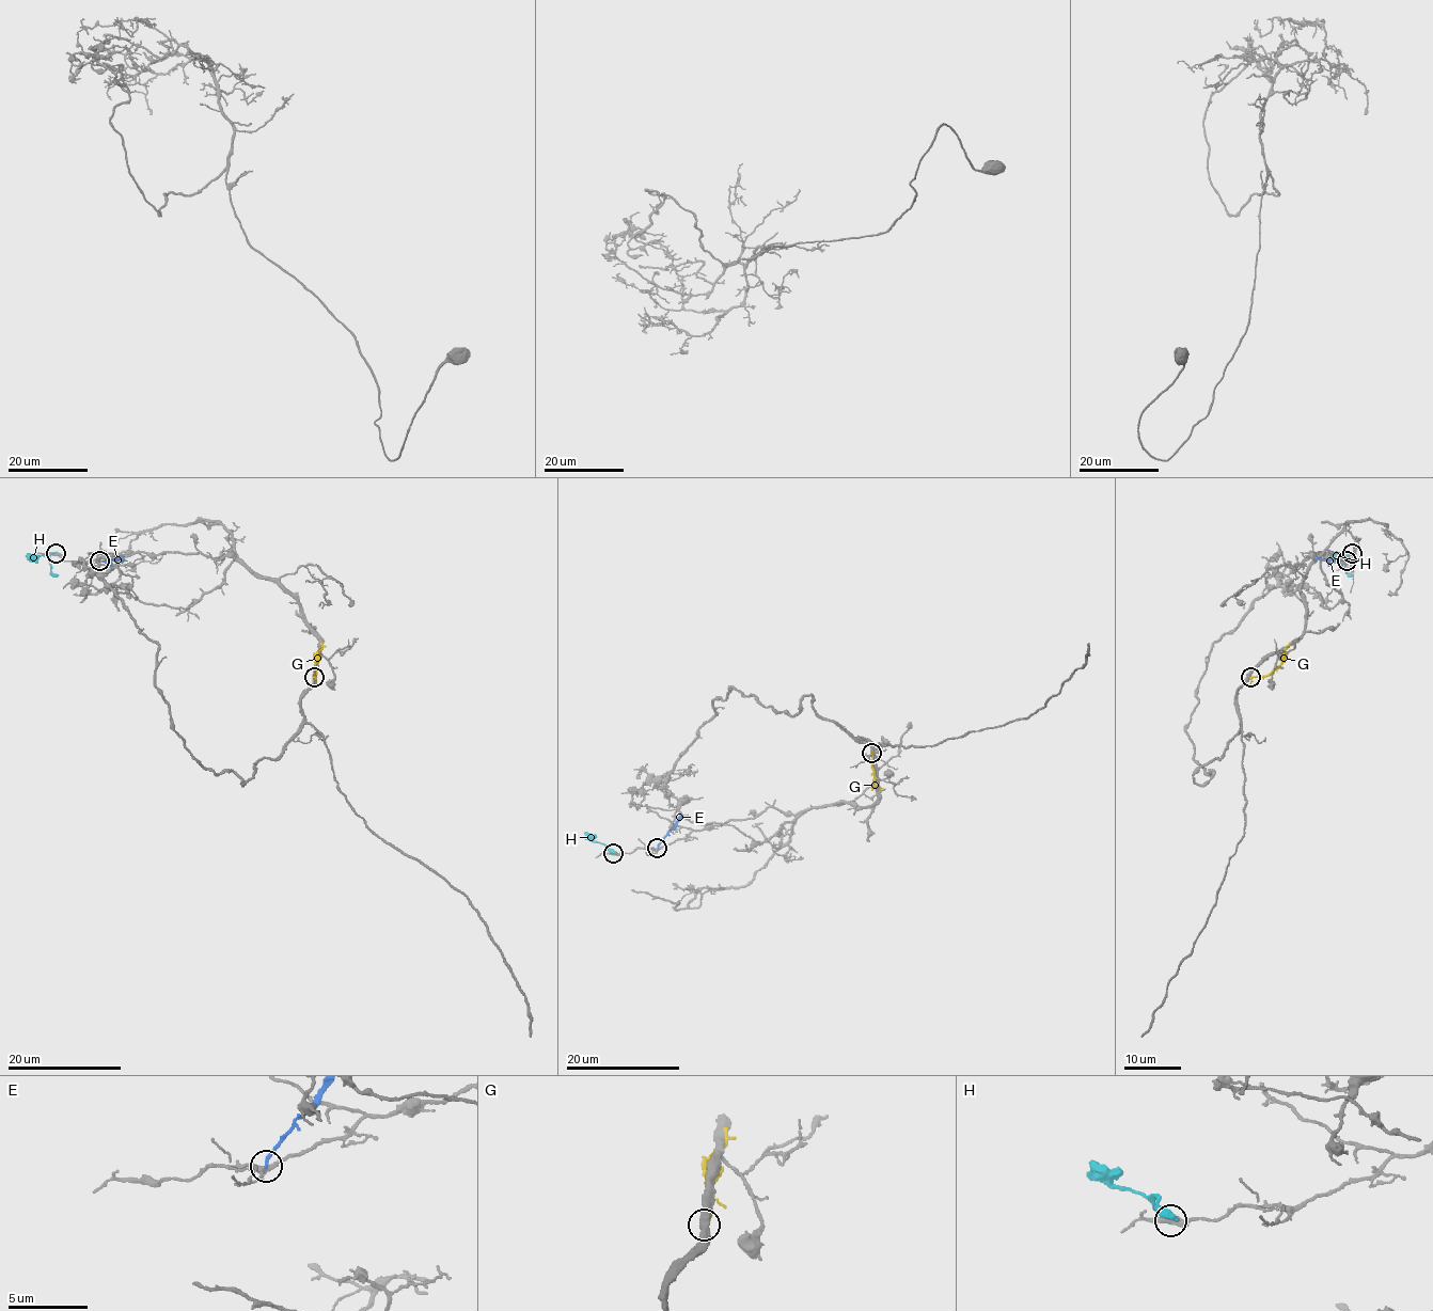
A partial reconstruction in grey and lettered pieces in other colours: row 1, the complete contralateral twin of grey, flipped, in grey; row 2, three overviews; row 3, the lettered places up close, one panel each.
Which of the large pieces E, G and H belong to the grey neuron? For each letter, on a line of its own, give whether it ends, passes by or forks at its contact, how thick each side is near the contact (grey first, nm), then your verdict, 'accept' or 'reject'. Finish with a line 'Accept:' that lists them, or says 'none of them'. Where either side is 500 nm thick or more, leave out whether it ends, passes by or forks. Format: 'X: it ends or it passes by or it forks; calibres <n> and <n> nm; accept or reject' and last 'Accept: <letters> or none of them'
E: it ends; calibres 320 and 190 nm; reject
G: it passes by; calibres 480 and 200 nm; reject
H: it ends; calibres 440 and 220 nm; reject
Accept: none of them

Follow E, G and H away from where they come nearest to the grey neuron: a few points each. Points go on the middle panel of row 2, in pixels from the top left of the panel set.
E: (658, 849), (681, 816)
G: (872, 752), (874, 783), (881, 791)
H: (614, 853), (584, 833)

